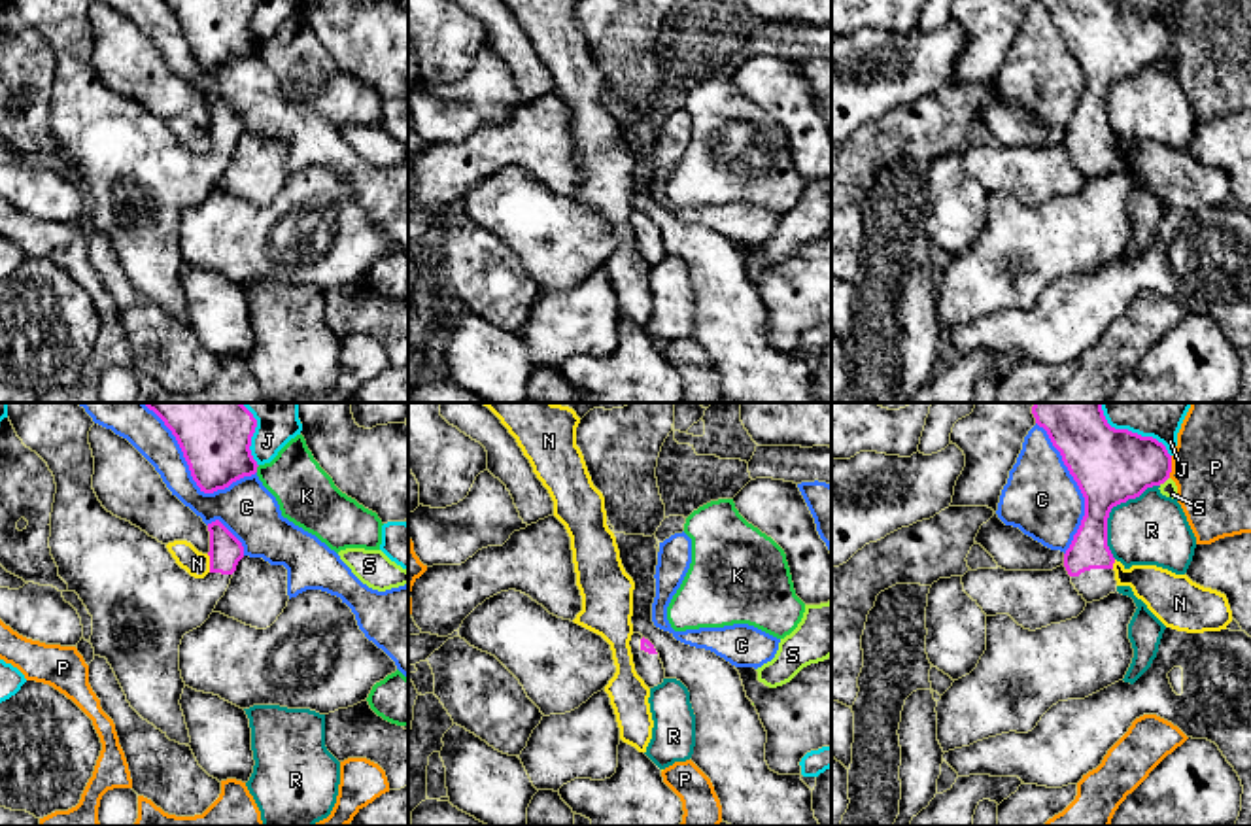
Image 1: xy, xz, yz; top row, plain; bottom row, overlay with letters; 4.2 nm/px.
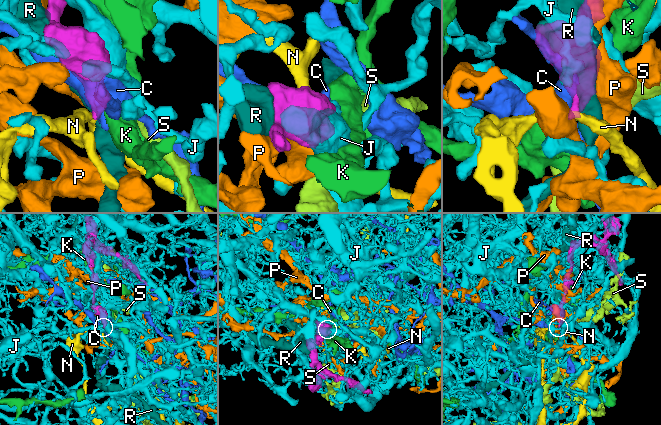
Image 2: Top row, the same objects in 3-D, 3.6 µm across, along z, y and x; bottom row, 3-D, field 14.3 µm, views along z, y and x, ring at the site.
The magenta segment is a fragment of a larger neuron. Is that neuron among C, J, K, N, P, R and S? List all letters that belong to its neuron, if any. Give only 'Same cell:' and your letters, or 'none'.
Same cell: none

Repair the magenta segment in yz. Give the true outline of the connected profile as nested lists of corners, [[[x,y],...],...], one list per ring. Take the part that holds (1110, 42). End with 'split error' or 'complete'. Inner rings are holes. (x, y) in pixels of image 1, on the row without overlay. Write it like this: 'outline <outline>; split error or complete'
outline [[[1109,0],[1037,2],[1047,8],[1085,74],[1085,93],[1064,130],[1064,144],[1087,180],[1100,178],[1117,168],[1115,134],[1107,123],[1109,89],[1164,60],[1172,32],[1157,15]]]; split error

